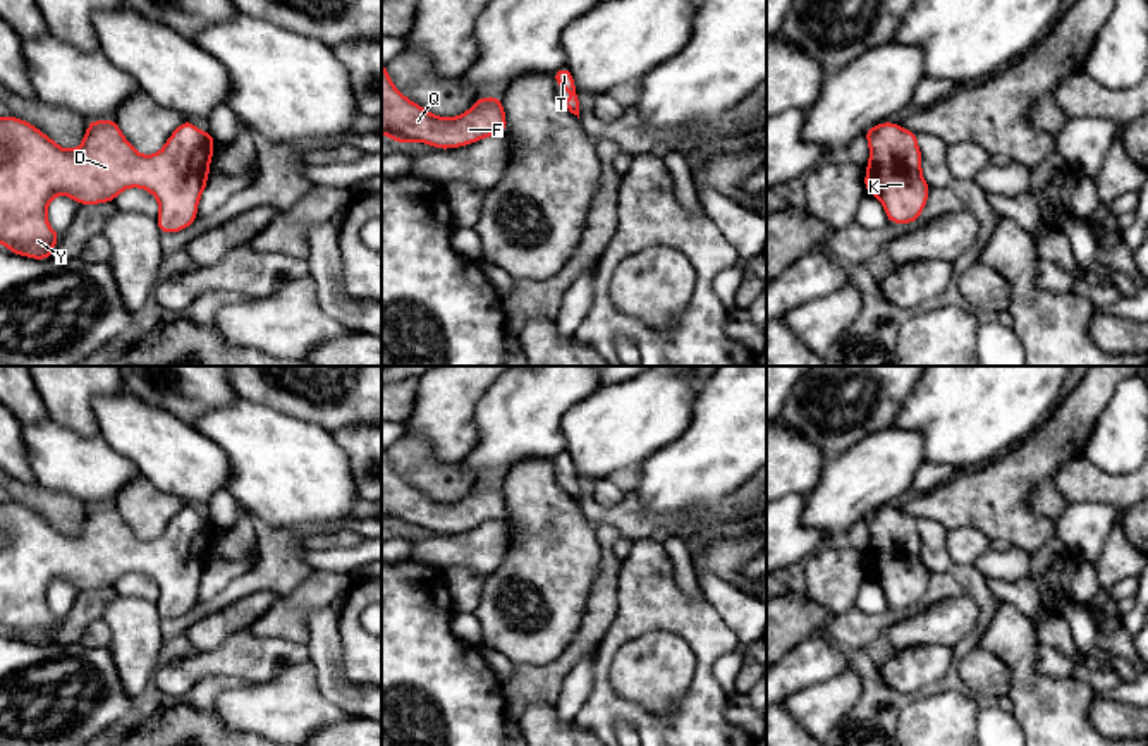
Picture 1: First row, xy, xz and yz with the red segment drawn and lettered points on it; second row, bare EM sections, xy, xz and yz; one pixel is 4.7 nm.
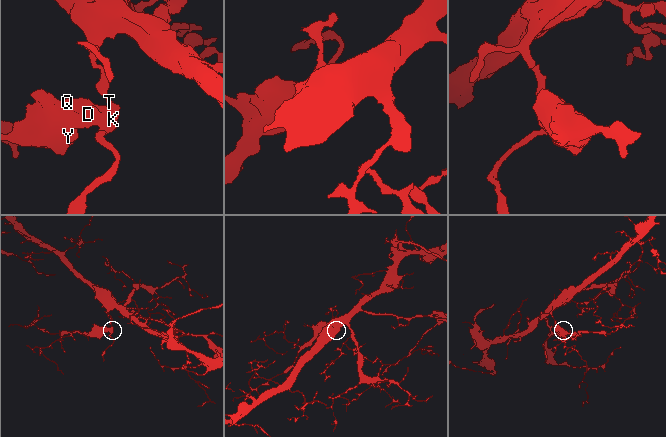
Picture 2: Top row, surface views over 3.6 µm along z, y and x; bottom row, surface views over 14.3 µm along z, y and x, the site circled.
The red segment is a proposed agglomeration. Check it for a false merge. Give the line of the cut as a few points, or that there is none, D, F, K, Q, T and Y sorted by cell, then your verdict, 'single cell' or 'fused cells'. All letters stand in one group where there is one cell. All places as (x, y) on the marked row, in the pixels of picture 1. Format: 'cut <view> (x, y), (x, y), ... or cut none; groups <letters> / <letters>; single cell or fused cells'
cut none; groups D F K Q T Y; single cell

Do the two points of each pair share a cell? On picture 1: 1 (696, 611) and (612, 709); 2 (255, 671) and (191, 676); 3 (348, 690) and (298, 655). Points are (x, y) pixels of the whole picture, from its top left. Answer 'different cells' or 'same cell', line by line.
1: same cell
2: same cell
3: different cells

